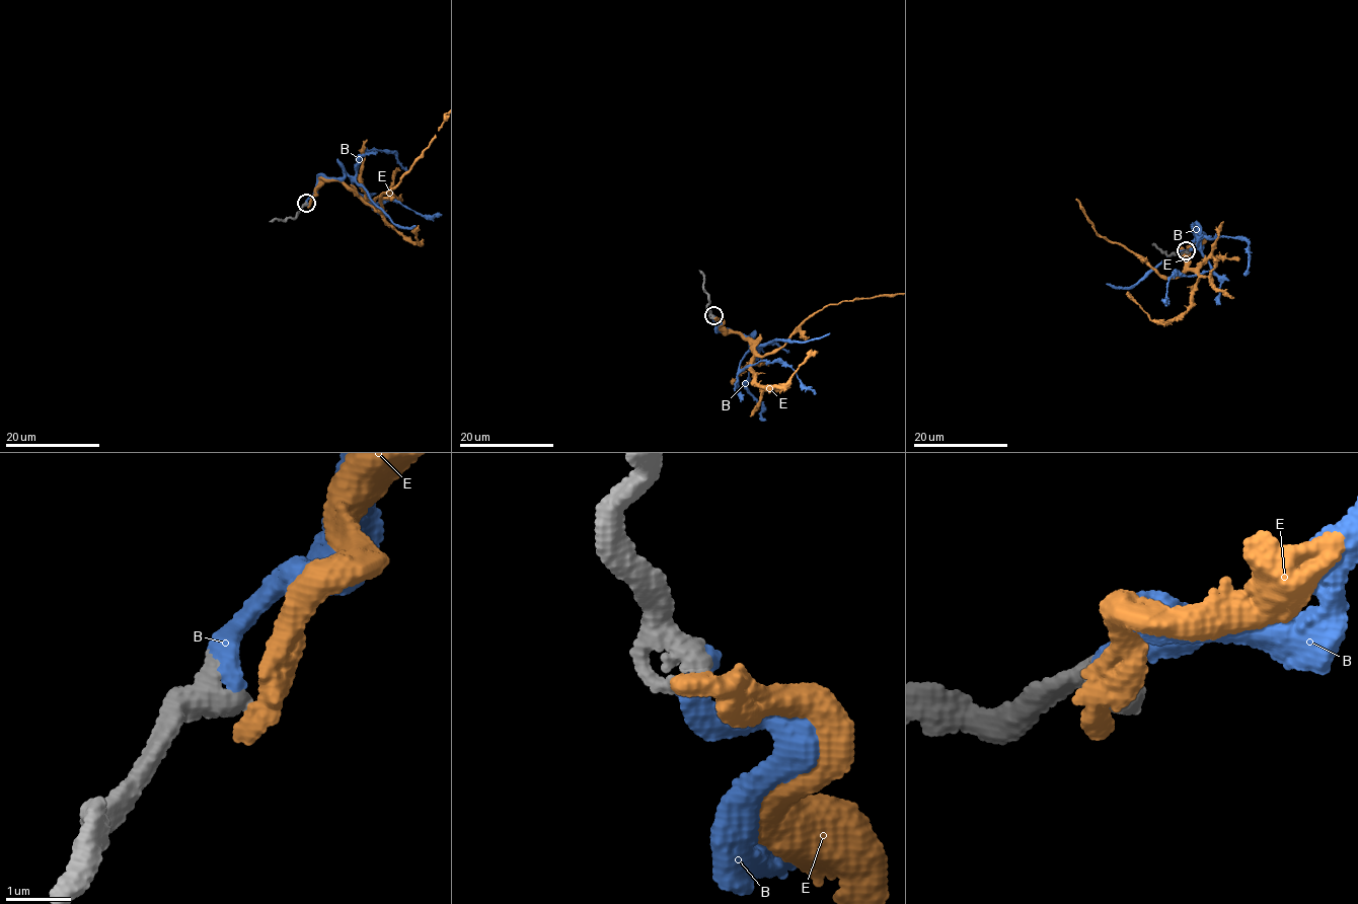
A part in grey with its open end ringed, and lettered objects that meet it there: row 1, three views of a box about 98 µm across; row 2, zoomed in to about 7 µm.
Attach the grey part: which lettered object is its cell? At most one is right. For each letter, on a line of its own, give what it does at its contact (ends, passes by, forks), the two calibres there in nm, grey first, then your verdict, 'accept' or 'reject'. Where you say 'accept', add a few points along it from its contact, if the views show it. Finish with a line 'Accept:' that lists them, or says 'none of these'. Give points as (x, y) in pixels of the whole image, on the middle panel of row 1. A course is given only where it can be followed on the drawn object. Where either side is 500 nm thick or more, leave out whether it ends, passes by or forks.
B: it ends there; 320 nm thick on the grey side, 320 nm on the other; accept; it runs (713, 315), (718, 328), (749, 340), (740, 369), (761, 361), (791, 365), (801, 383), (816, 393)
E: it ends there; 280 nm thick on the grey side, 480 nm on the other; reject
Accept: B

